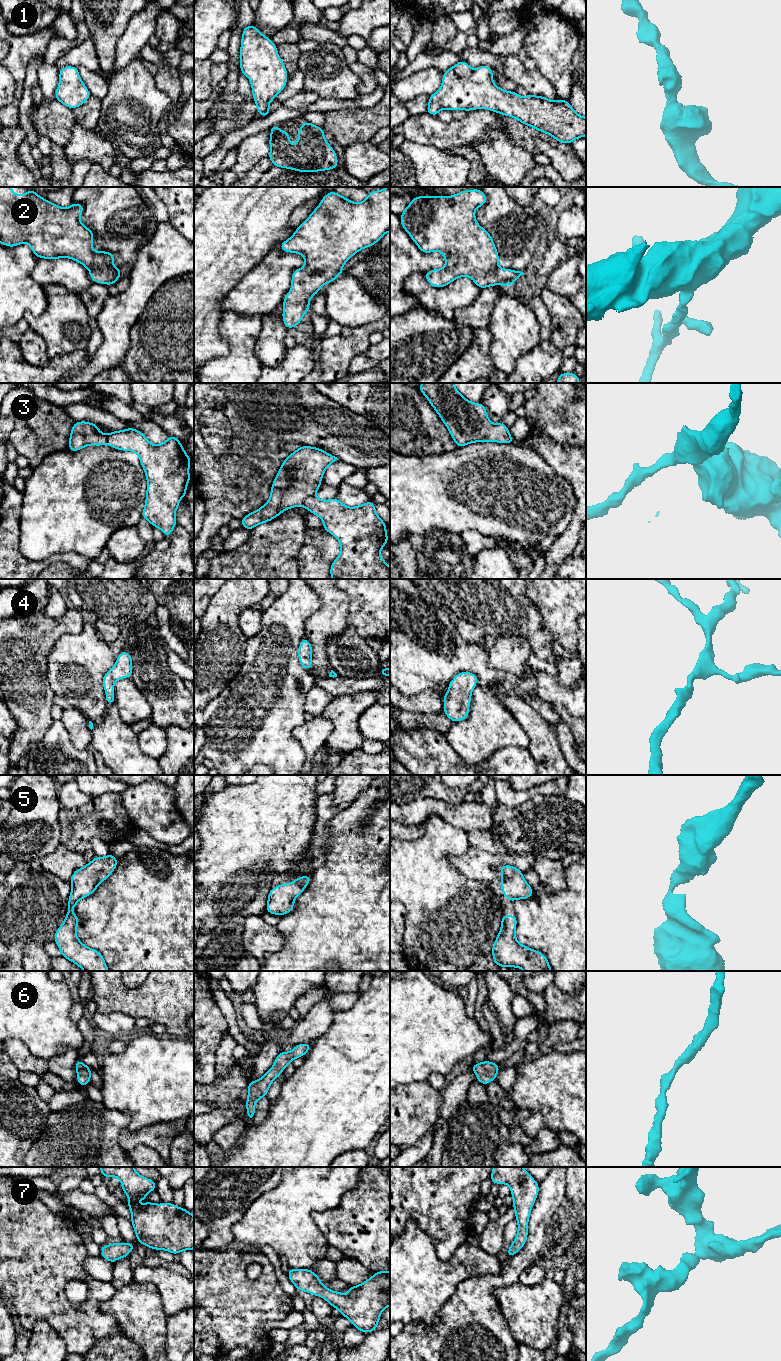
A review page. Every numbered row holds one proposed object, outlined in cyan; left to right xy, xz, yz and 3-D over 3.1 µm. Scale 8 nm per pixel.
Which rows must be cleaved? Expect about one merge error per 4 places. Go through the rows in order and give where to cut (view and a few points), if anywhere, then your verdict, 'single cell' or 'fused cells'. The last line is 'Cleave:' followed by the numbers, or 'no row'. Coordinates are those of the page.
1: no cut | single cell
2: no cut | single cell
3: xz (314, 494), (310, 495), (303, 505) | fused cells
4: no cut | single cell
5: no cut | single cell
6: no cut | single cell
7: no cut | single cell
Cleave: 3

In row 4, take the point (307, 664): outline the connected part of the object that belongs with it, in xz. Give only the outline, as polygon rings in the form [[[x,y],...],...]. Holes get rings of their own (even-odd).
[[[304,638],[299,645],[298,659],[305,670],[309,671],[312,668],[312,654],[312,645],[307,638]]]

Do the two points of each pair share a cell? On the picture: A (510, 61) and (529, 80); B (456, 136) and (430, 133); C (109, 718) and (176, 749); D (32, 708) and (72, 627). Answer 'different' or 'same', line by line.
A: same
B: same
C: different
D: same

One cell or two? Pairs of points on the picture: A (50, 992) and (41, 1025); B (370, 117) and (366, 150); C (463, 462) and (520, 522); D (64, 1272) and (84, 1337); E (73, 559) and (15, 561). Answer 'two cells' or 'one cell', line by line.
A: one cell
B: two cells
C: one cell
D: one cell
E: one cell

